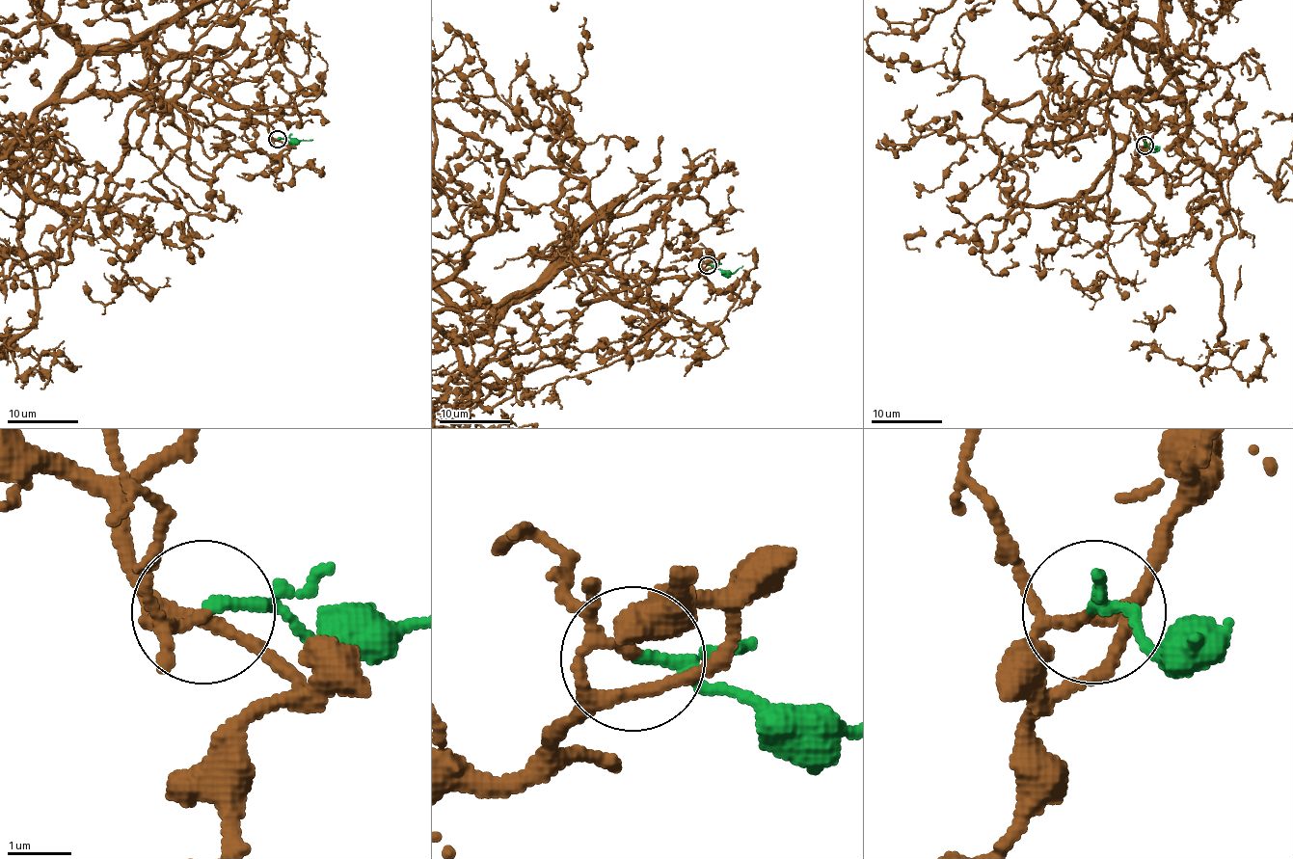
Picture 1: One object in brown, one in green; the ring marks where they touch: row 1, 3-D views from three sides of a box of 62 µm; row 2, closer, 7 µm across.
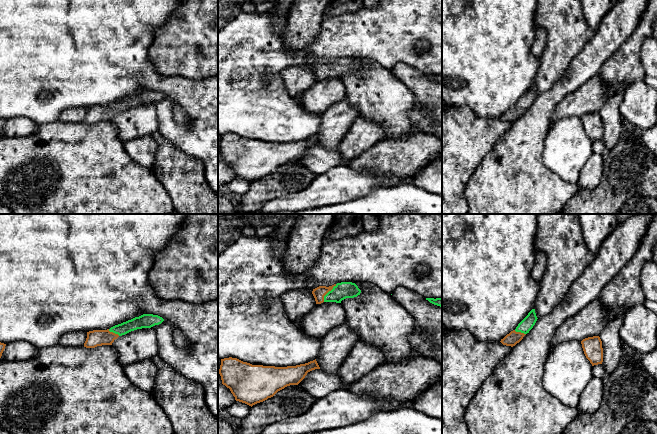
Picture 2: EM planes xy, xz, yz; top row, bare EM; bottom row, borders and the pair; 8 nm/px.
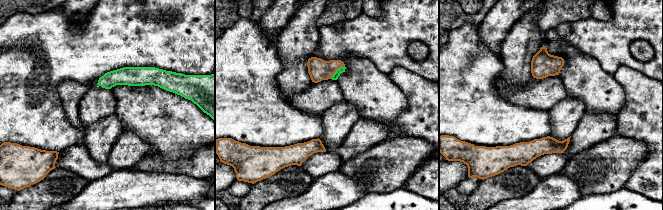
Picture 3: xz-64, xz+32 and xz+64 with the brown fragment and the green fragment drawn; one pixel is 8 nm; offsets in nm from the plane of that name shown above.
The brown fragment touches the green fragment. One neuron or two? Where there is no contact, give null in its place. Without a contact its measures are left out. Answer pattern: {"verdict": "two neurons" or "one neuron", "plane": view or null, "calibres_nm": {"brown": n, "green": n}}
{"verdict": "one neuron", "plane": "xz", "calibres_nm": {"brown": 90, "green": 140}}

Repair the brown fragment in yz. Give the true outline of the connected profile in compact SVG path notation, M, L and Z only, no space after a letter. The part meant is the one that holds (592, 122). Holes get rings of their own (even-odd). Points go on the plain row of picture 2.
M599 112L585 114L581 117L581 120L584 130L592 142L602 140L603 124L602 117Z

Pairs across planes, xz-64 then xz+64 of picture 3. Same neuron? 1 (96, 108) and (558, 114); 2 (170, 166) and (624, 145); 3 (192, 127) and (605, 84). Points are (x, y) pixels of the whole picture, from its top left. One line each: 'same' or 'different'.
1: different
2: same
3: same

